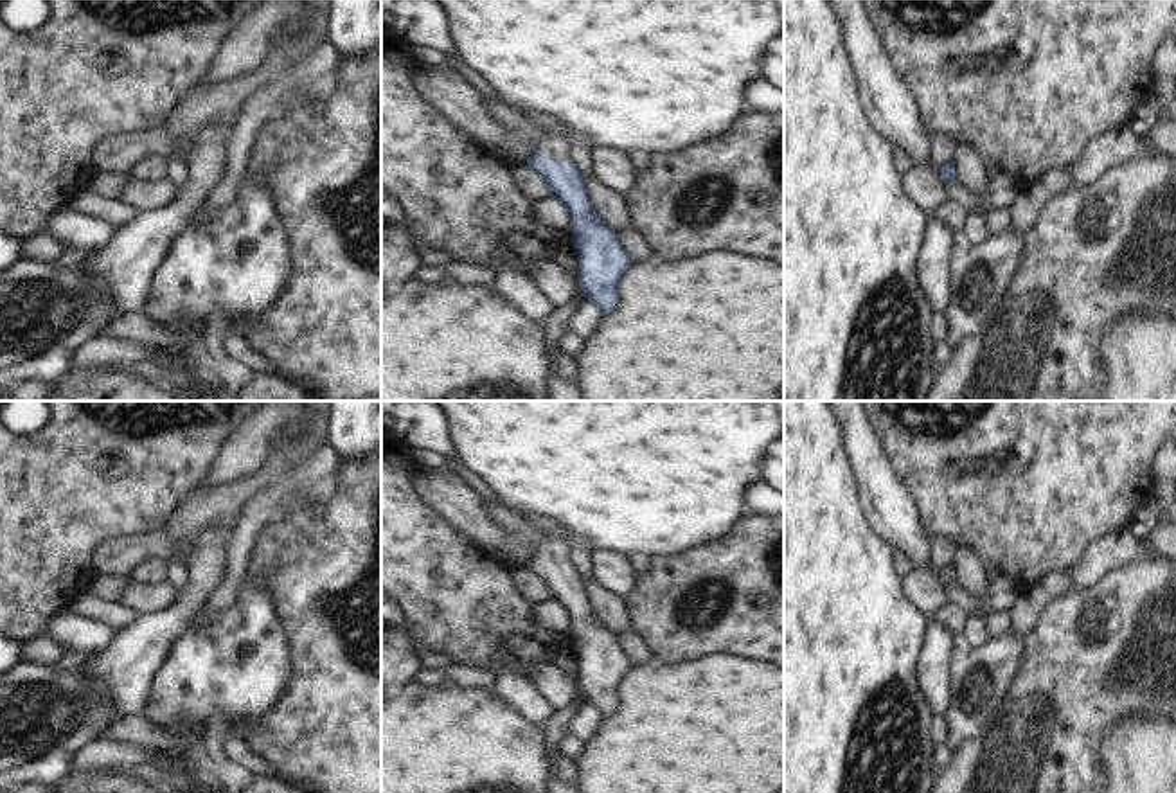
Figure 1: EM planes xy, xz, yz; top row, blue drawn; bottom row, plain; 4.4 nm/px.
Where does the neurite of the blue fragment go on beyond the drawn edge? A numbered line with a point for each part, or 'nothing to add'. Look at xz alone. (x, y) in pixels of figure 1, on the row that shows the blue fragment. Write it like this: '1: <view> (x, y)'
1: xz (552, 148)

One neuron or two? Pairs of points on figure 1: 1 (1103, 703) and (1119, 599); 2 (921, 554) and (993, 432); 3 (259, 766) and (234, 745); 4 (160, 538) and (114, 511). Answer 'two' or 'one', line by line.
1: one
2: two
3: one
4: two

